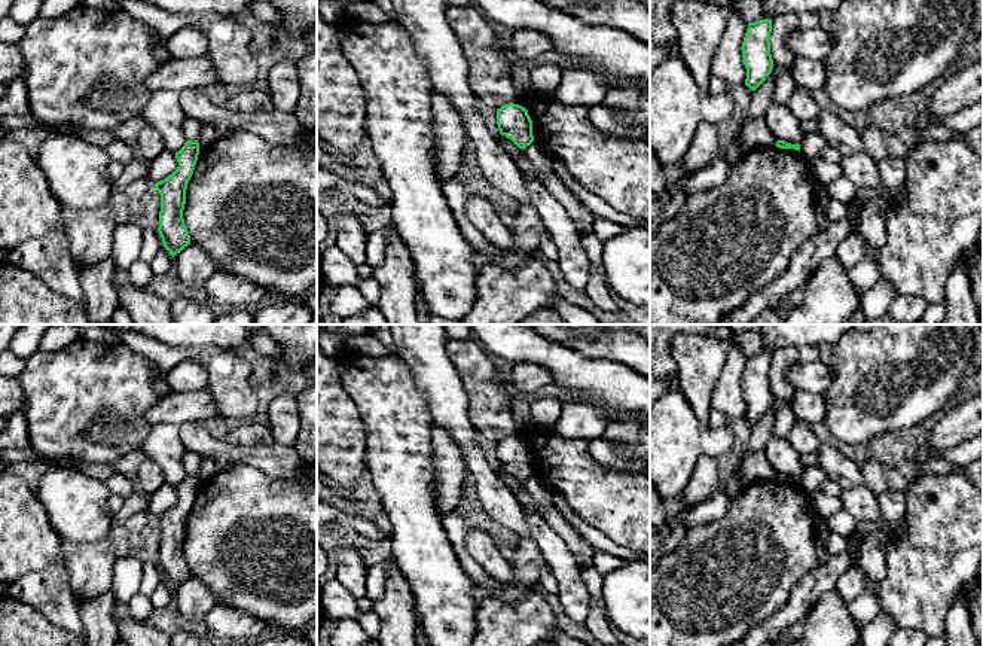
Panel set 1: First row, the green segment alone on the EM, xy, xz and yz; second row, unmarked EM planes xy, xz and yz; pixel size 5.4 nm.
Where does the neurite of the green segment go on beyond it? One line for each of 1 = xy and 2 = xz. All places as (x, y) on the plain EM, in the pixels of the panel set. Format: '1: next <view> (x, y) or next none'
1: next none
2: next none

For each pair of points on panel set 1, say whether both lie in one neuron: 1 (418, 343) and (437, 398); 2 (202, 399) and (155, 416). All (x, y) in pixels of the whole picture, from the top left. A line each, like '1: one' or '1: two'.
1: one
2: one

